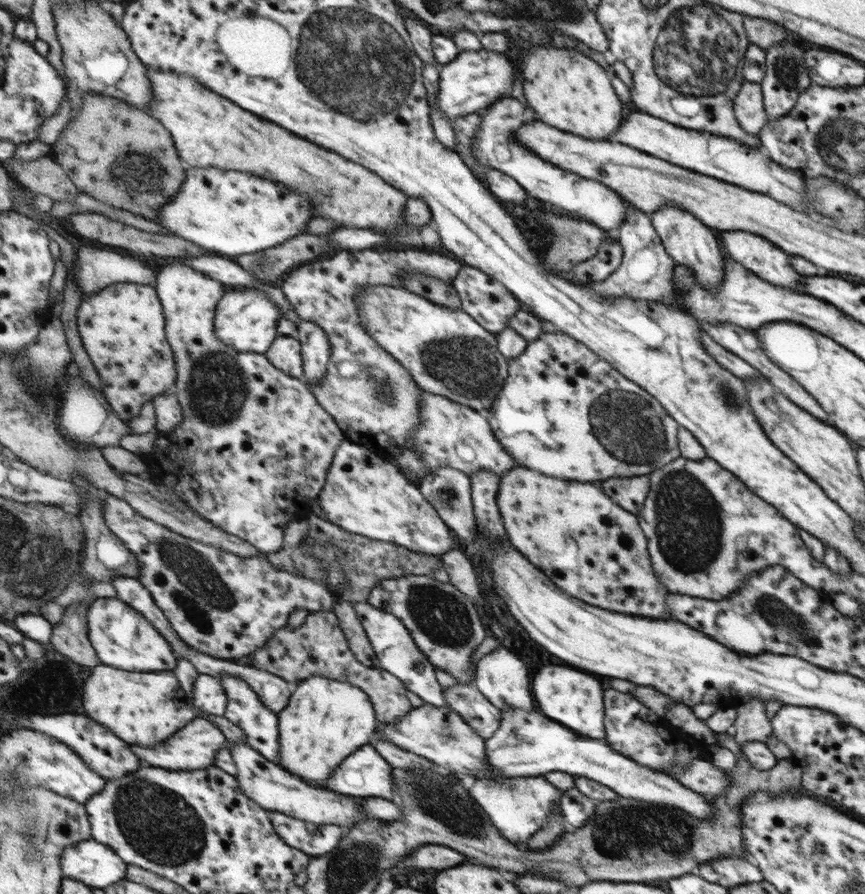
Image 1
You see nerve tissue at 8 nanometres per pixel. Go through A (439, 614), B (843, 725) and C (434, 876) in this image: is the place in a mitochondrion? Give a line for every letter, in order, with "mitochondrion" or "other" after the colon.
A: mitochondrion
B: other
C: other

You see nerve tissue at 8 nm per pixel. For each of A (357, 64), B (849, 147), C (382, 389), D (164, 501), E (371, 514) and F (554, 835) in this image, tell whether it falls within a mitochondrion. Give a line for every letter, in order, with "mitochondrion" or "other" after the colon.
A: mitochondrion
B: mitochondrion
C: mitochondrion
D: mitochondrion
E: other
F: other

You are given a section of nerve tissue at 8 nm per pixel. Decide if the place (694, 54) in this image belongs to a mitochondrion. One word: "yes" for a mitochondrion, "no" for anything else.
yes

